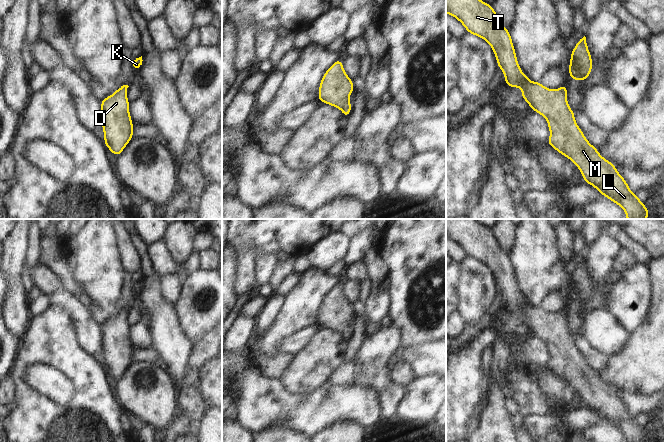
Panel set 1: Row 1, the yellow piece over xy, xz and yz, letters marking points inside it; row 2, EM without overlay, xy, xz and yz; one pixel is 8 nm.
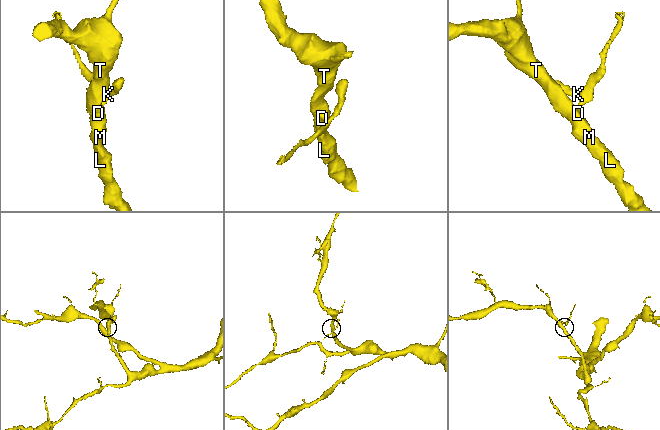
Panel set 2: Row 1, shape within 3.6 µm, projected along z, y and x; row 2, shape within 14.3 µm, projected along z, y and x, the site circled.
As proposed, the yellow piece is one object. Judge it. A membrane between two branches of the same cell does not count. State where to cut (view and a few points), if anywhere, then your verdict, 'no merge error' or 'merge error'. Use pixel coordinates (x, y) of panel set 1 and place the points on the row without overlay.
no cut; no merge error

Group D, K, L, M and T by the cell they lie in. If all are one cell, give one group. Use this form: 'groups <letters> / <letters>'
groups D K L M T

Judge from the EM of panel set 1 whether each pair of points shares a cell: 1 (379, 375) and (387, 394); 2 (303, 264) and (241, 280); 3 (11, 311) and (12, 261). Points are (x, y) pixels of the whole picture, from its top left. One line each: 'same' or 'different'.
1: same
2: different
3: same

